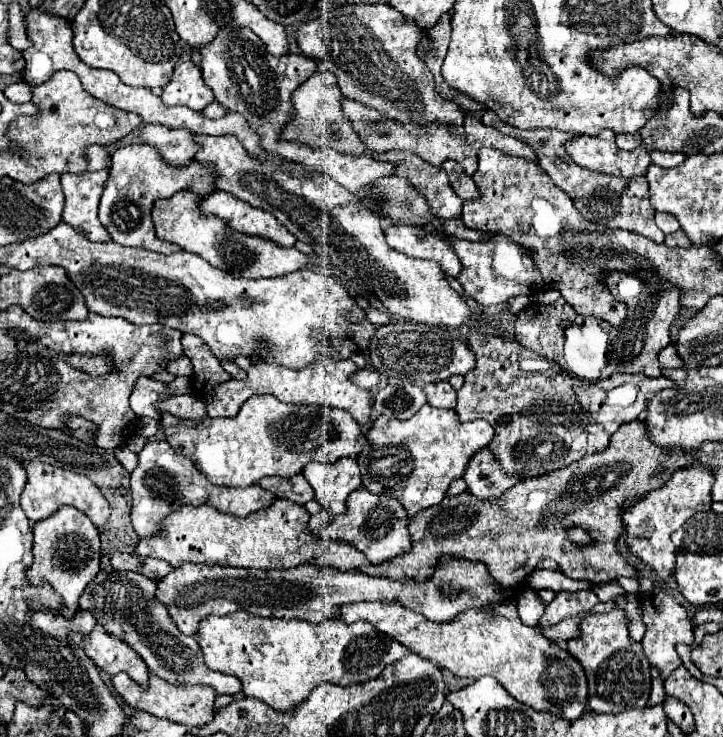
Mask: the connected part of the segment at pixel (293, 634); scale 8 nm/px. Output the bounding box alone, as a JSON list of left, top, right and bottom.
[196,611,408,711]

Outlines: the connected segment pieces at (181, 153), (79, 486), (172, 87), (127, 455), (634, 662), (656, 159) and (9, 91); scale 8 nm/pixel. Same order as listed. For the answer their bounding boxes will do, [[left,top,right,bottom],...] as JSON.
[[140,125,198,165],[22,461,110,527],[162,61,214,111],[116,447,138,473],[568,609,650,713],[652,151,684,167],[4,83,32,103]]

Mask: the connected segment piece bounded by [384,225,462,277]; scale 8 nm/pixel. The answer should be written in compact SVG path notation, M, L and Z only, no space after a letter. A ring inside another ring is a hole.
M392 225L386 227L384 233L388 245L394 247L396 251L408 257L438 261L450 277L460 275L462 263L452 251L452 245L446 237L440 237L424 227L414 227L414 225Z

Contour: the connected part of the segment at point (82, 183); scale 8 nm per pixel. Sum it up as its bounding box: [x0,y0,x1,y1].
[62,171,112,241]

